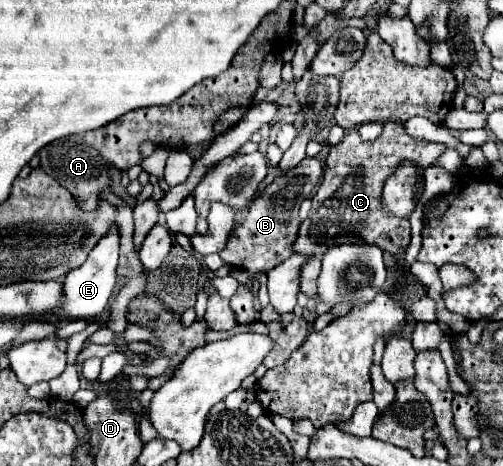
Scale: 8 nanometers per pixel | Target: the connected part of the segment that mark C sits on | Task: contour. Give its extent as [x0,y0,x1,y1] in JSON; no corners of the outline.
[293,122,445,256]

